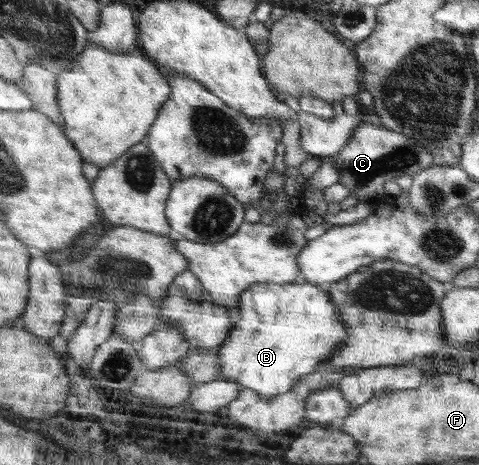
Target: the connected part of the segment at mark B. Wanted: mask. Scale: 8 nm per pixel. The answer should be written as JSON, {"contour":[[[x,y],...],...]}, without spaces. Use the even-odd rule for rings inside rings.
{"contour":[[[289,282],[287,284],[255,284],[245,289],[241,294],[242,319],[232,326],[227,340],[220,345],[219,367],[220,377],[231,382],[237,382],[243,389],[259,393],[259,397],[269,400],[279,394],[292,390],[305,374],[313,374],[318,367],[337,354],[336,348],[344,341],[346,330],[341,322],[340,310],[328,293],[326,285],[310,282]]]}

